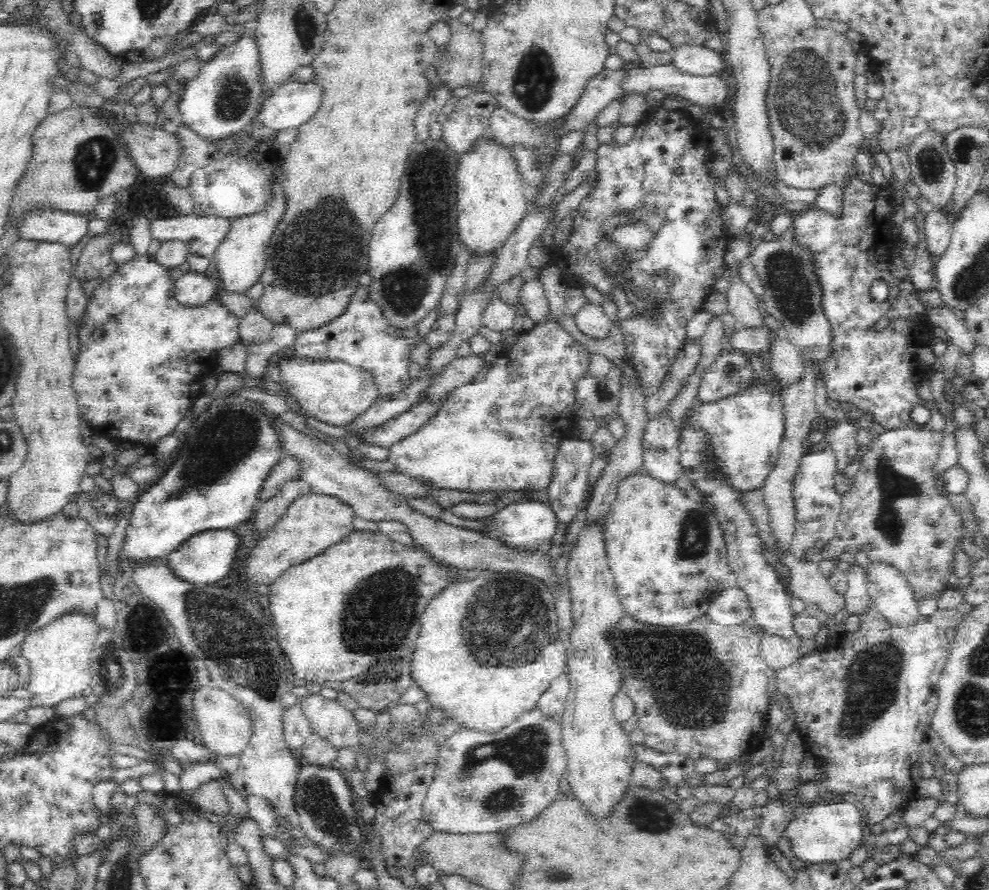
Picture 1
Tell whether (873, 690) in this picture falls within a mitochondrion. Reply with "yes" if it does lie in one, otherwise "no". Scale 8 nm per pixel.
yes

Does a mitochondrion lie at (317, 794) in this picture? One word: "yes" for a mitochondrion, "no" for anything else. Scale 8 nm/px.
yes

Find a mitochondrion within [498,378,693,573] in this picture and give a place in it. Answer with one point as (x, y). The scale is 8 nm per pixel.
(601, 394)

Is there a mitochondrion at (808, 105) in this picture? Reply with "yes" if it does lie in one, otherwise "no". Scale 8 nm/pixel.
yes

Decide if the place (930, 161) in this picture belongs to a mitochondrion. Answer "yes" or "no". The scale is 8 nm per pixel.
yes

